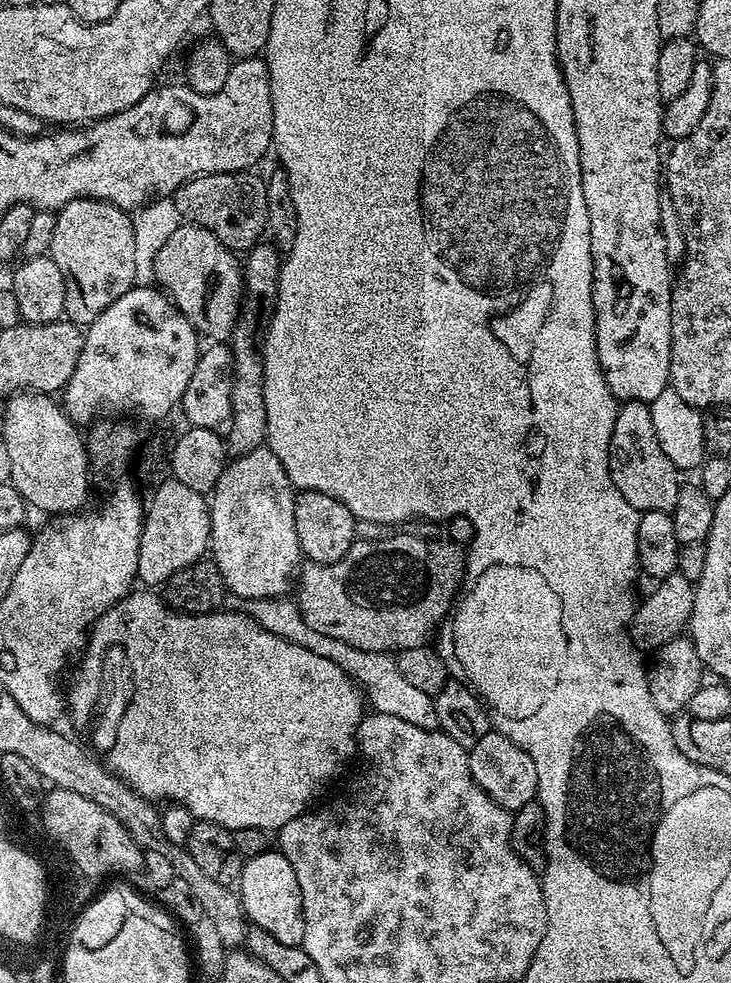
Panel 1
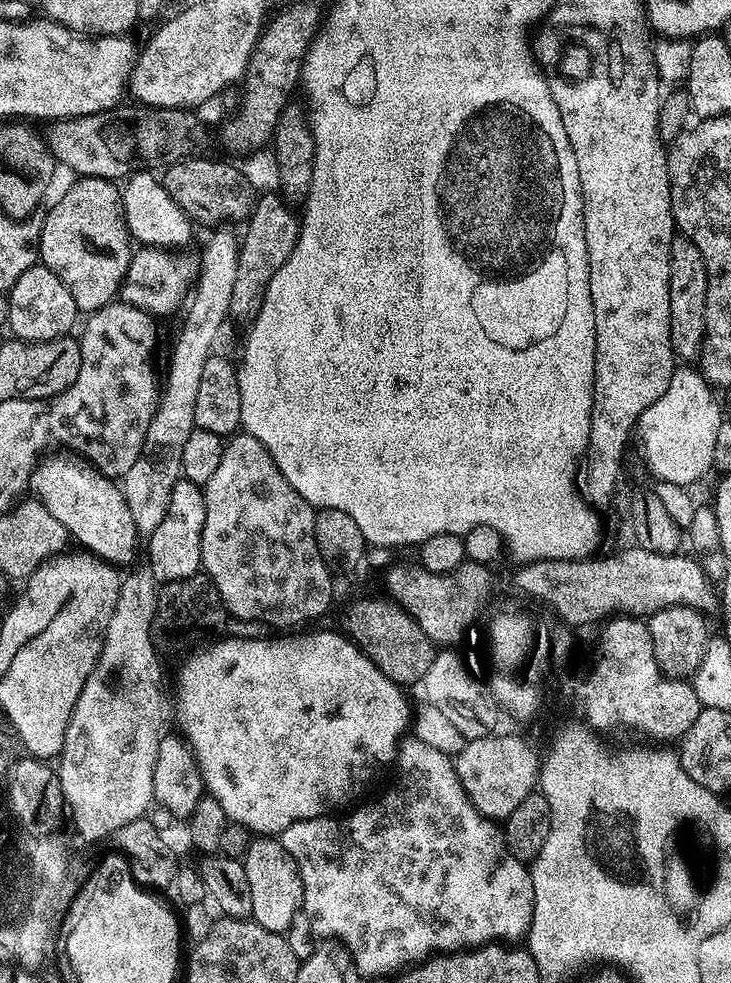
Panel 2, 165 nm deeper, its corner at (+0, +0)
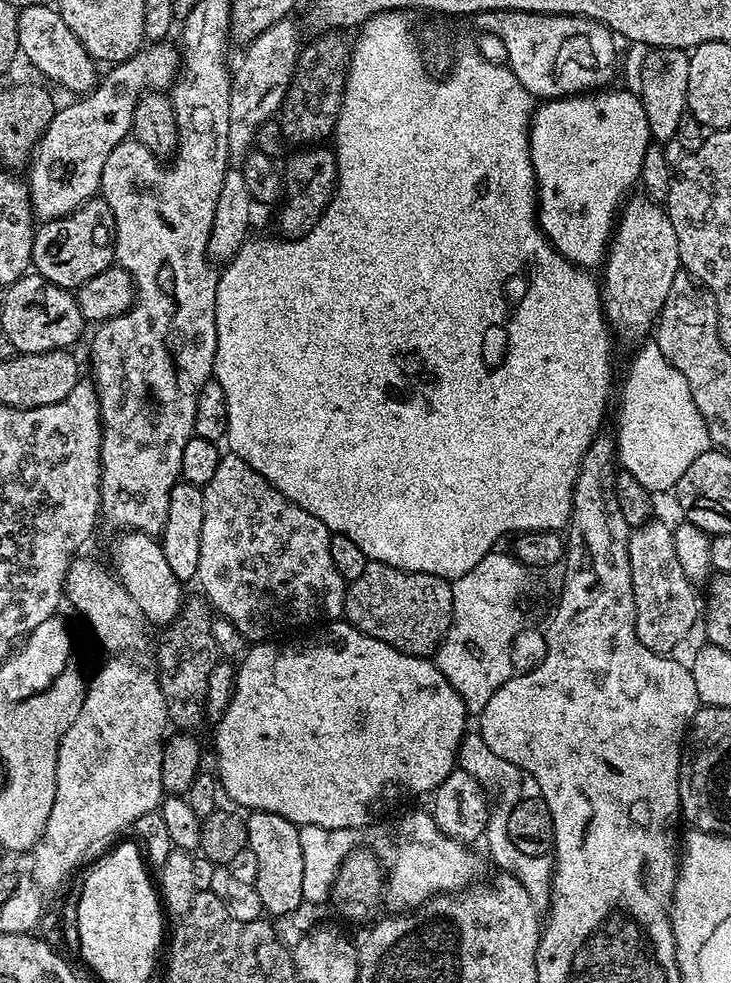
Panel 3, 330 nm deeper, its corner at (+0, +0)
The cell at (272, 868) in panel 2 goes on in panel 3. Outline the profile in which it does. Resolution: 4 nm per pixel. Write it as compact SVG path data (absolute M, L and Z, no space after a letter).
M252 812L247 817L248 846L256 863L254 885L262 906L269 917L288 916L299 904L305 903L302 894L302 846L300 828L273 812Z

